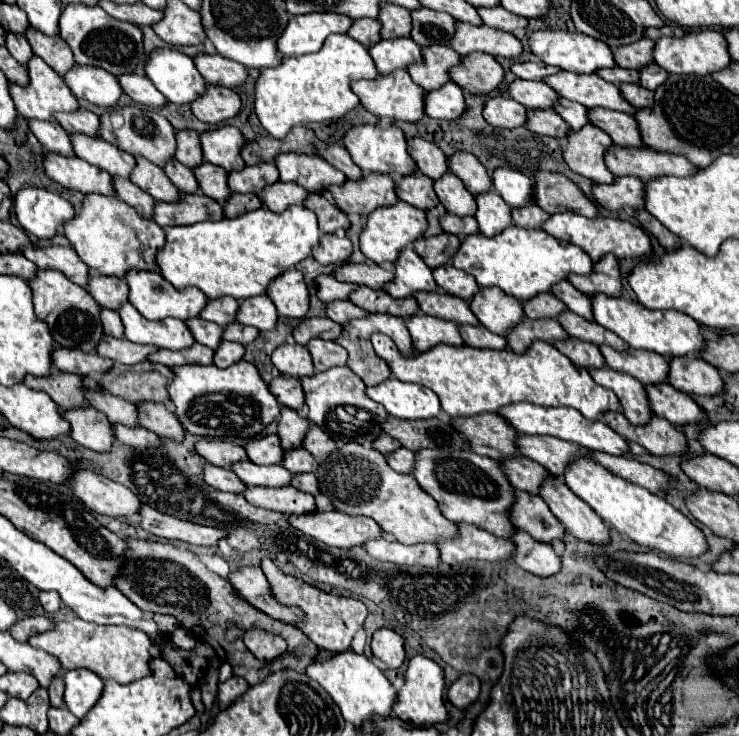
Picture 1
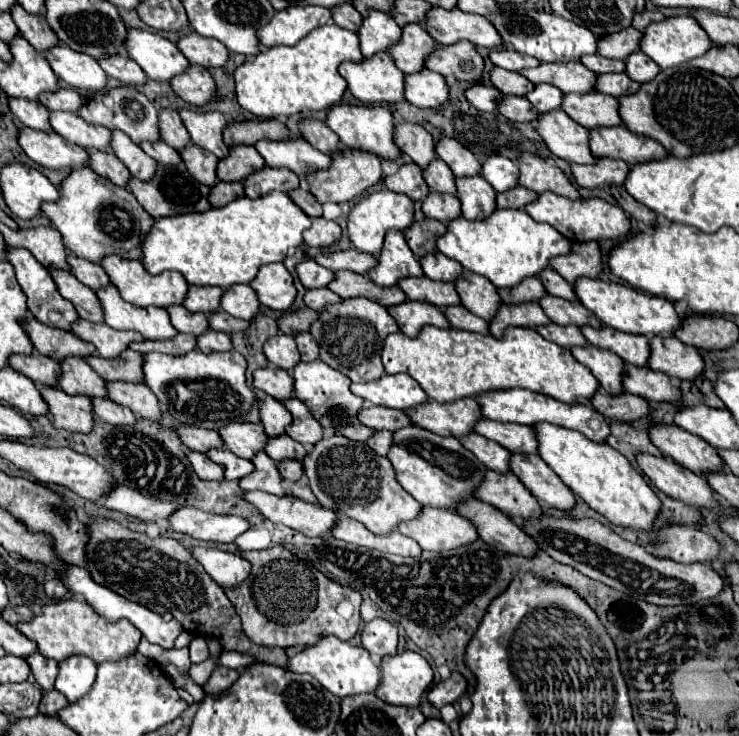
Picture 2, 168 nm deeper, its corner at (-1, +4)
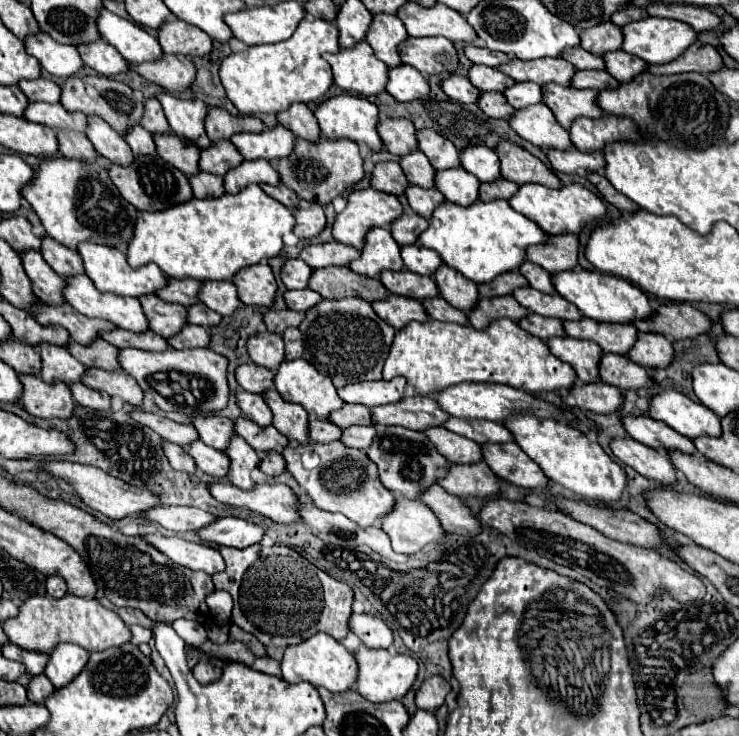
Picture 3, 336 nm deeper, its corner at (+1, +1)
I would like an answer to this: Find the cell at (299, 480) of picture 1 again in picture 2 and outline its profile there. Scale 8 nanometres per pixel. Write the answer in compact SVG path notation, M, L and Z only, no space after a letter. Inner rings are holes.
M284 460L278 464L278 472L282 478L288 480L300 480L304 476L304 468L302 462L294 462L294 460Z

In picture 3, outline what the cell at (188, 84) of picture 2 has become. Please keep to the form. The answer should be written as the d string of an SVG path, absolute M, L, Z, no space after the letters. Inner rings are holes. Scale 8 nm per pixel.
M164 53L160 59L152 61L152 63L150 61L140 63L140 65L128 63L128 69L168 91L182 91L182 89L190 87L190 83L194 81L194 75L196 75L192 59L186 55L180 55L180 53L178 55Z

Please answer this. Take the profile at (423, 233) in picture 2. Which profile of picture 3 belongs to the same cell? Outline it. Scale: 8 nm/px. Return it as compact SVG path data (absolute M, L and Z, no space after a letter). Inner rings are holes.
M400 215L392 225L392 237L396 239L398 245L414 245L418 241L418 235L428 227L428 221L422 215Z

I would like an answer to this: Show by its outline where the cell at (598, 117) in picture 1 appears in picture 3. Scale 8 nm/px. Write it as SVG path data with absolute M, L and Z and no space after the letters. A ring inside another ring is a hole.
M546 83L542 85L542 101L566 129L570 129L570 123L576 117L602 117L594 89L574 89L558 83Z

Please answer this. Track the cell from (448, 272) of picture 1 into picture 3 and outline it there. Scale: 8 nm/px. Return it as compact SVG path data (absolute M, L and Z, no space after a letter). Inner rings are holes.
M406 245L400 249L400 255L406 269L418 275L434 275L434 271L442 265L442 259L422 245Z

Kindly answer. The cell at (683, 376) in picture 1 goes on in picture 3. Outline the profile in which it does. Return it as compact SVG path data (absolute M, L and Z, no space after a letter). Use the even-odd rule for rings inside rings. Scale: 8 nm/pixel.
M640 333L628 357L646 369L652 369L652 367L664 369L670 365L674 357L674 349L672 349L672 343L658 333Z

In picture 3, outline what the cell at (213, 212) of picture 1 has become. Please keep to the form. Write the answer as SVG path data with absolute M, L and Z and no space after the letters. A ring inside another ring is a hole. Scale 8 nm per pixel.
M136 155L128 167L110 165L108 175L112 183L118 187L120 195L128 203L132 203L138 211L160 211L192 199L188 177L182 171L178 171L174 165L160 159L158 155Z

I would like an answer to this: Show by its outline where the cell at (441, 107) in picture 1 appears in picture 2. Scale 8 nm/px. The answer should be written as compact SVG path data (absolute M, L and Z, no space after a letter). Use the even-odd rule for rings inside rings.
M430 70L406 76L406 100L418 108L438 108L448 102L446 80Z

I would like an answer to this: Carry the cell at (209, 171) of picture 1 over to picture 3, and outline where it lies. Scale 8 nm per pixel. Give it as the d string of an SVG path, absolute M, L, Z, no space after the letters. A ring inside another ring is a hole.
M154 133L156 153L166 159L166 163L180 169L184 175L194 175L200 171L198 167L198 155L200 149L194 143L186 143L184 139L178 139L174 133Z

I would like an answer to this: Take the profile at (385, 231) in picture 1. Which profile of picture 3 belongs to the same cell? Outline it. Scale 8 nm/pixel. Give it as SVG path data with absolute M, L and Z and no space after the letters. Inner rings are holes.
M372 187L350 191L346 197L346 203L348 203L346 209L336 215L336 221L332 225L332 235L336 241L358 247L358 249L362 249L362 239L370 227L388 227L402 213L402 205L394 195L380 193Z

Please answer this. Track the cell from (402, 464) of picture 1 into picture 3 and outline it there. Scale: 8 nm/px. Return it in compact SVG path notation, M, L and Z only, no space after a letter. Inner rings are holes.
M354 425L348 429L342 429L342 443L346 447L358 447L362 451L366 451L366 447L370 447L372 439L376 435L376 429L370 425Z

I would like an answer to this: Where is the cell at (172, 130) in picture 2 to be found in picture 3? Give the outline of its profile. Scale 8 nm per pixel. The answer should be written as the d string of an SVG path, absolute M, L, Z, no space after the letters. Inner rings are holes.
M146 99L144 101L144 115L140 119L140 125L146 127L150 133L166 133L166 131L170 131L170 125L166 123L162 105L156 99Z

